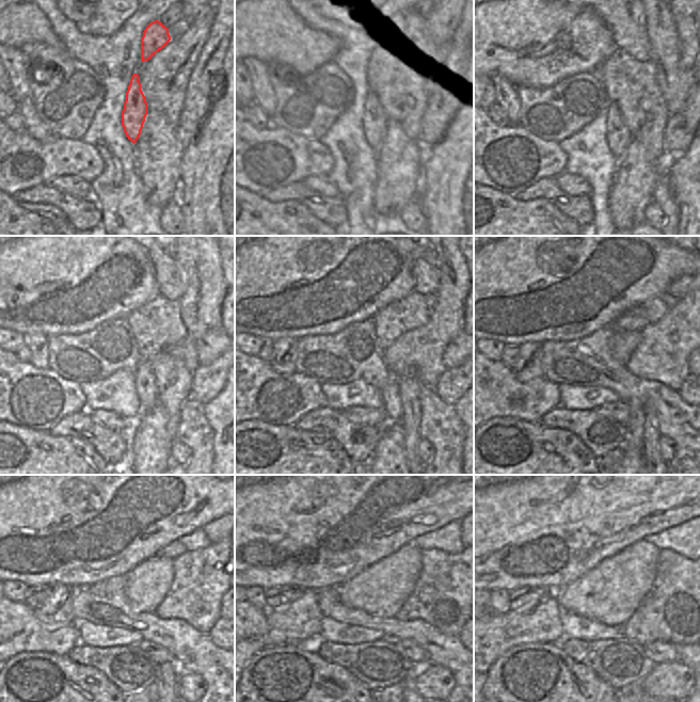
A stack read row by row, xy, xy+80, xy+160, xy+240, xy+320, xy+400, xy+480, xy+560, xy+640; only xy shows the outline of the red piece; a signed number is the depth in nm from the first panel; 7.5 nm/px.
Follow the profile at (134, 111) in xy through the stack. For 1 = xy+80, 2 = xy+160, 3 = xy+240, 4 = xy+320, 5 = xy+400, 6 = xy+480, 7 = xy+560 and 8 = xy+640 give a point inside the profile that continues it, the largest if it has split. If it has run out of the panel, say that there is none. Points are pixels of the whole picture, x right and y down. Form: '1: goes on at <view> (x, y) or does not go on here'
1: goes on at xy+80 (375, 120)
2: goes on at xy+160 (618, 137)
3: goes on at xy+240 (144, 380)
4: goes on at xy+320 (390, 395)
5: goes on at xy+400 (635, 427)
6: goes on at xy+480 (165, 691)
7: goes on at xy+560 (409, 690)
8: does not go on here

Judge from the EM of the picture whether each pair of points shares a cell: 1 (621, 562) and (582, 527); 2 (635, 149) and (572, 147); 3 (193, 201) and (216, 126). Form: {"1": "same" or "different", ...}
{"1": "different", "2": "different", "3": "same"}

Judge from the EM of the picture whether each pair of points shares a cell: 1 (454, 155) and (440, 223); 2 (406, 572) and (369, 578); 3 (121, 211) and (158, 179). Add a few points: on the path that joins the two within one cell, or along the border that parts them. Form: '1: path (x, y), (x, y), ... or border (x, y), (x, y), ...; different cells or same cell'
1: path (454, 172), (454, 206); same cell
2: path (397, 574), (393, 578), (378, 578); same cell
3: border (136, 168), (144, 196), (153, 205), (161, 208); different cells

